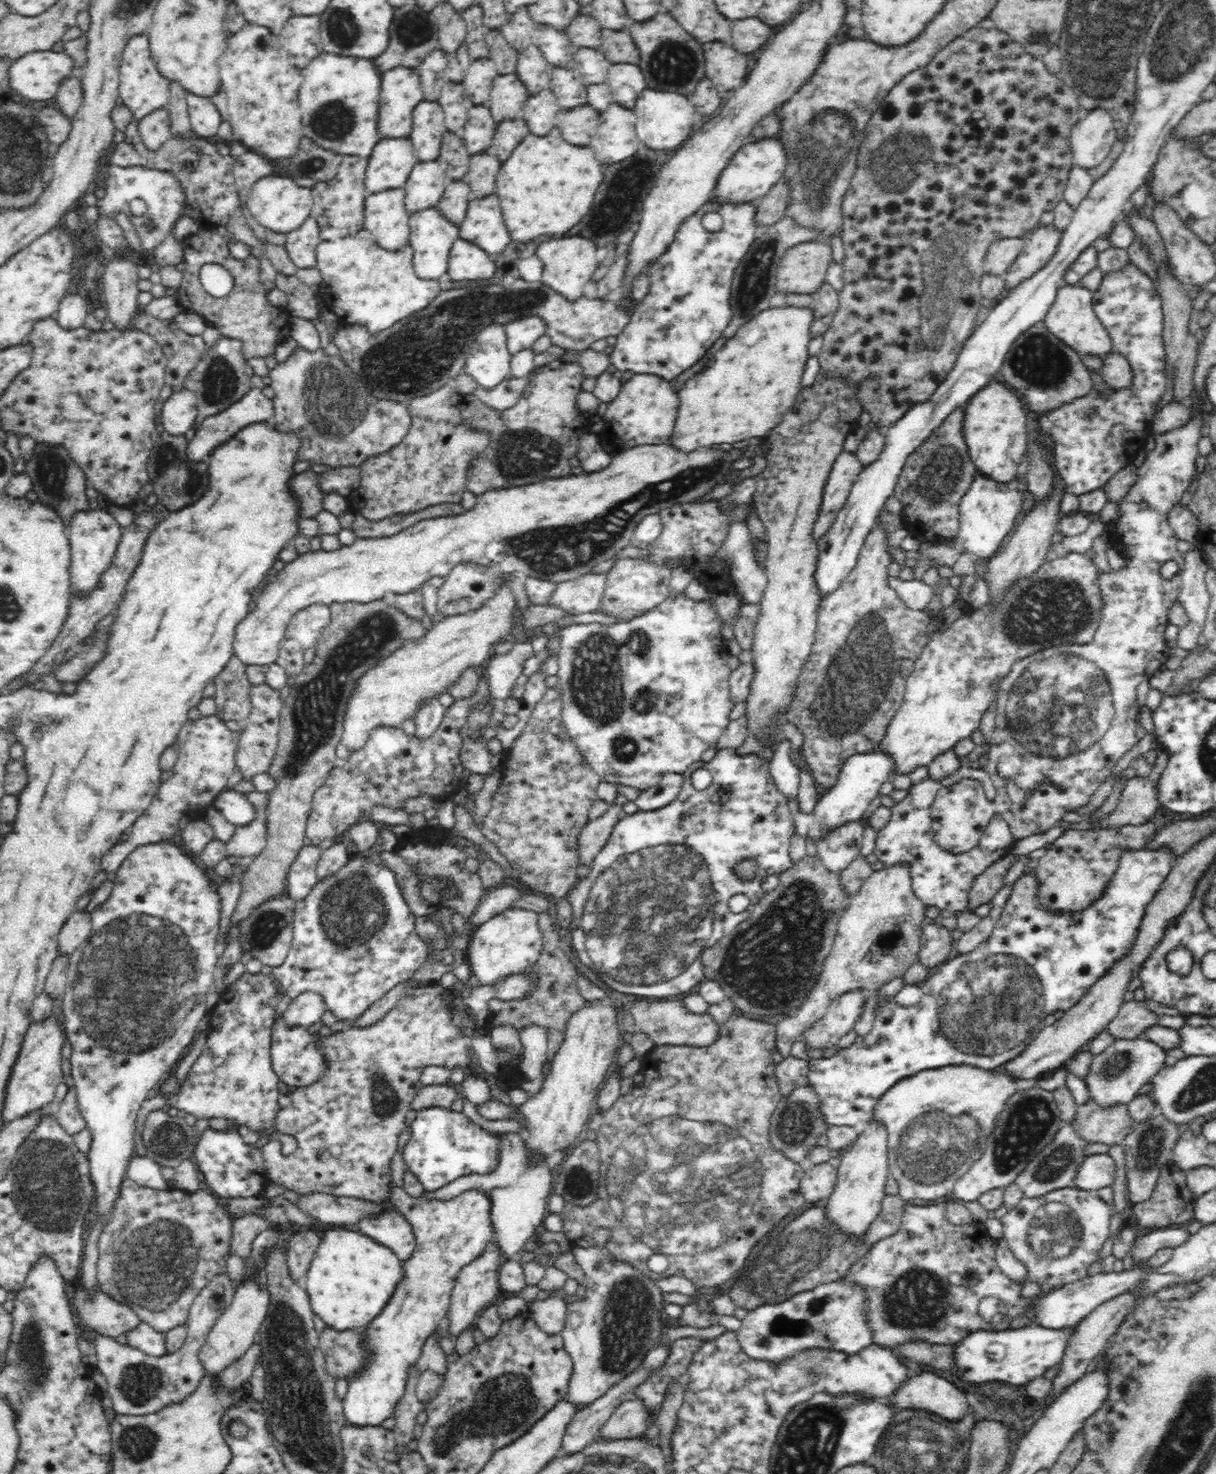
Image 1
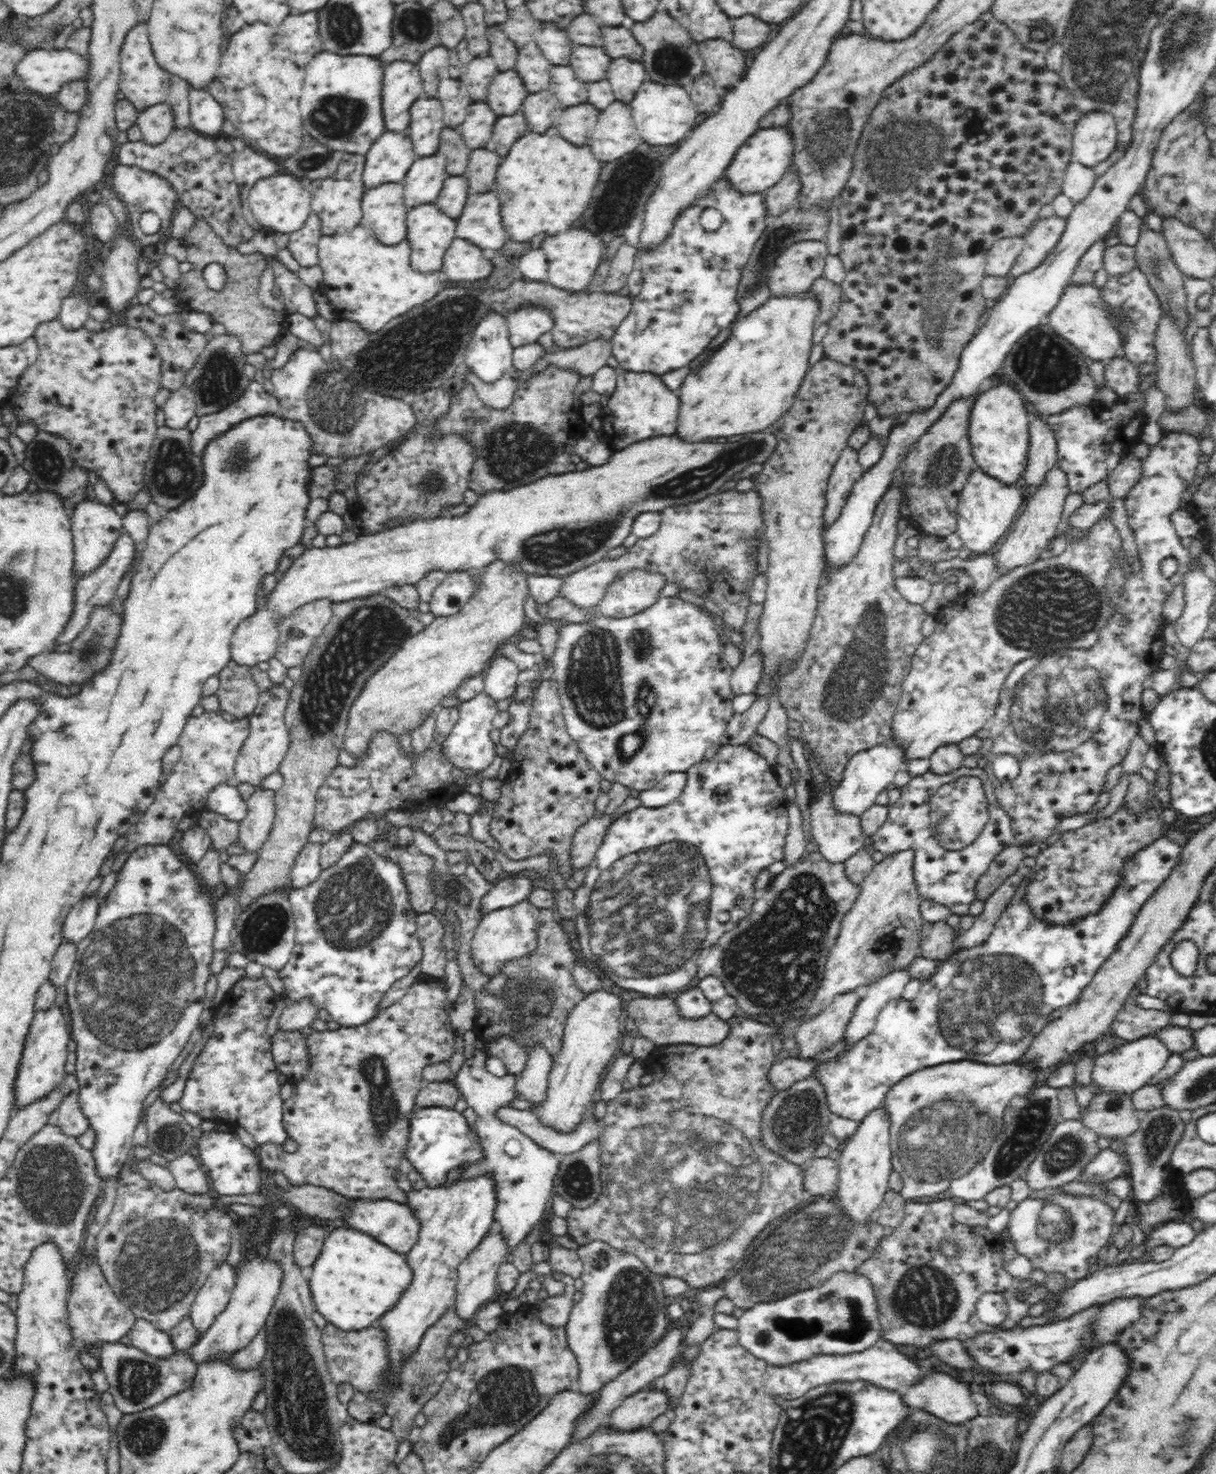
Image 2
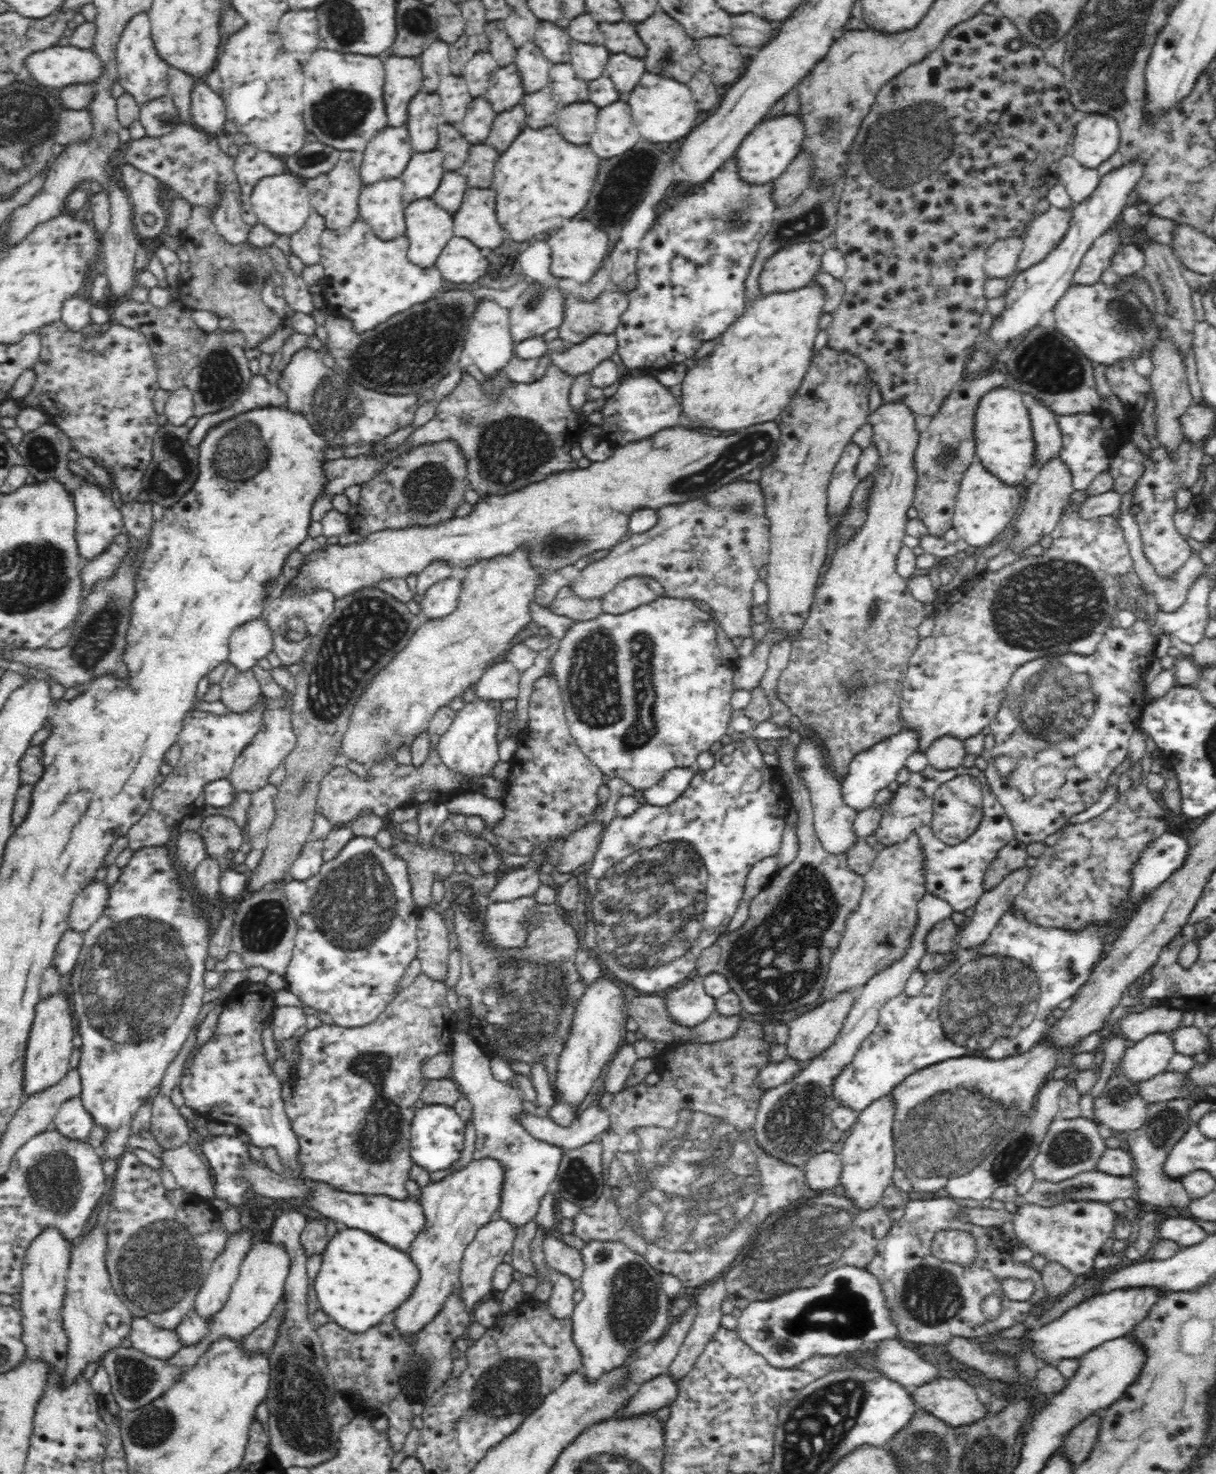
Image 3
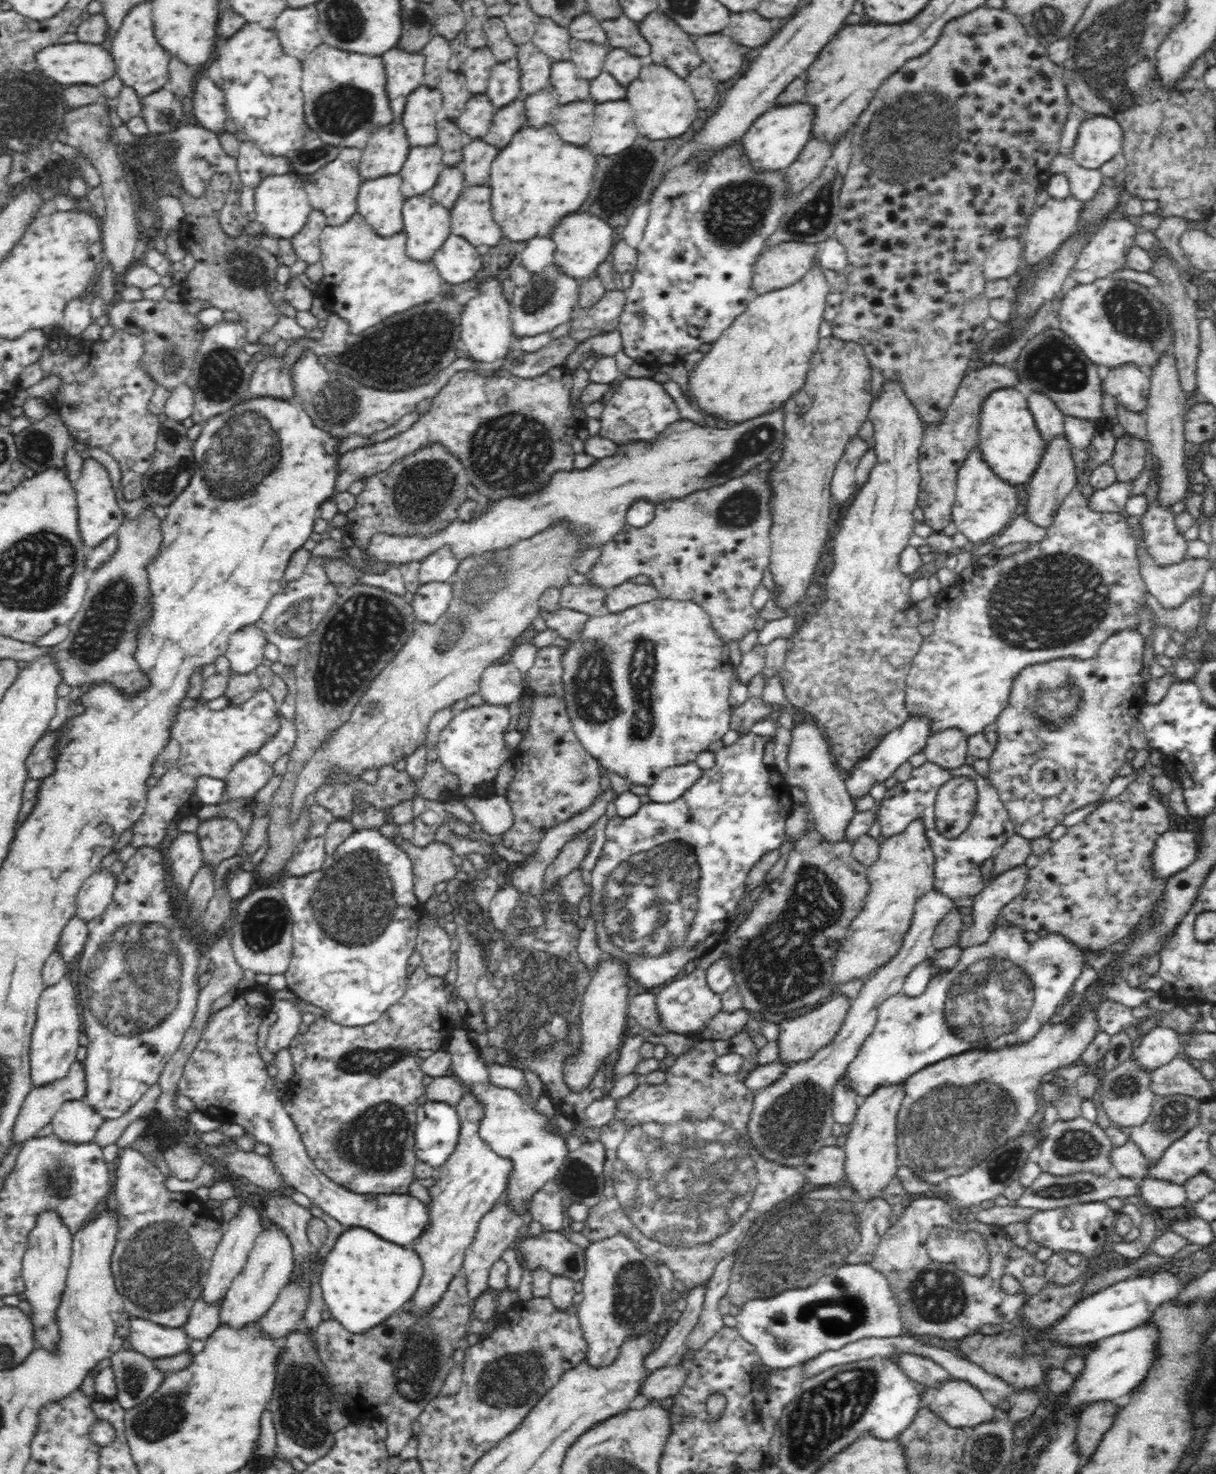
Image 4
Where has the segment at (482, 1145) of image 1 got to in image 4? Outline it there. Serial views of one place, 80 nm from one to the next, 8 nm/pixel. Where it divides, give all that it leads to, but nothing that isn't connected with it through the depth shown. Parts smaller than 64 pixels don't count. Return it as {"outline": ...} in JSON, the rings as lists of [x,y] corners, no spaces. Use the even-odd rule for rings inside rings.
{"outline":[[[427,1102],[417,1105],[414,1152],[419,1163],[440,1169],[454,1154],[461,1131],[455,1106]]]}

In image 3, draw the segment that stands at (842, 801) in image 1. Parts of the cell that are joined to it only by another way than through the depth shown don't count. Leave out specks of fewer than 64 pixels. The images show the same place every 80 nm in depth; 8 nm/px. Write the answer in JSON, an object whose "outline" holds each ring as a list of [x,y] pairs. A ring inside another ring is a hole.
{"outline":[[[903,729],[898,734],[856,754],[842,779],[842,801],[855,811],[872,807],[875,804],[875,794],[887,788],[888,784],[895,780],[899,770],[905,767],[906,759],[916,752],[916,746],[918,746],[918,735],[914,731]]]}

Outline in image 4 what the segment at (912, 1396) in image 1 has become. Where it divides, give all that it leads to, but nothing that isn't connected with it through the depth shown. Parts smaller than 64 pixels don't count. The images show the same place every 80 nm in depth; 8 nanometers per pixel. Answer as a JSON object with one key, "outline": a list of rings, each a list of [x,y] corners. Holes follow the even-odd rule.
{"outline":[[[949,1379],[937,1388],[924,1388],[922,1405],[953,1428],[974,1428],[996,1418],[996,1411],[967,1381]]]}

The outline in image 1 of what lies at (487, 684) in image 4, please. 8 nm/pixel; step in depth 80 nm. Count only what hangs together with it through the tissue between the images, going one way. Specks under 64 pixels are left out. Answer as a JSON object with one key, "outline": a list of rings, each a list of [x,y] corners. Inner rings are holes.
{"outline":[[[514,643],[512,650],[506,654],[495,655],[485,667],[490,685],[490,694],[498,700],[510,698],[516,680],[523,674],[527,658],[534,656],[530,643]]]}

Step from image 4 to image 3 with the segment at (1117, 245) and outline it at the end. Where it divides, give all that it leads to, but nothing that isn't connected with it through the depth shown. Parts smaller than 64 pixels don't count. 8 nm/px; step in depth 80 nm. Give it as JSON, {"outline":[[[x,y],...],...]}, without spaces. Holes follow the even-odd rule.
{"outline":[[[1116,226],[1099,236],[1083,256],[1072,278],[1073,284],[1091,285],[1100,281],[1100,274],[1106,268],[1110,268],[1112,254],[1121,245],[1120,238],[1122,238],[1122,232]]]}

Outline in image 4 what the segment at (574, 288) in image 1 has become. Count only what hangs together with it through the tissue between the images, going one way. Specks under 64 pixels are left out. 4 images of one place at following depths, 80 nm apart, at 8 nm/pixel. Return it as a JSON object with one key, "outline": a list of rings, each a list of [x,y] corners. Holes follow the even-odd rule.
{"outline":[[[572,214],[562,218],[562,222],[552,230],[552,240],[556,242],[556,250],[553,252],[553,264],[570,275],[572,278],[582,280],[596,272],[596,268],[608,258],[613,246],[612,228],[590,214]]]}

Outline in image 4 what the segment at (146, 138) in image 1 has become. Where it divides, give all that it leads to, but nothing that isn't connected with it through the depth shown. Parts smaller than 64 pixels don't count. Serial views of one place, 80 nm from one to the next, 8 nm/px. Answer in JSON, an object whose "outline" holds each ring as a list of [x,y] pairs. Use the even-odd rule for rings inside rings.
{"outline":[[[167,87],[141,98],[145,124],[150,134],[169,133],[182,118],[183,101]]]}

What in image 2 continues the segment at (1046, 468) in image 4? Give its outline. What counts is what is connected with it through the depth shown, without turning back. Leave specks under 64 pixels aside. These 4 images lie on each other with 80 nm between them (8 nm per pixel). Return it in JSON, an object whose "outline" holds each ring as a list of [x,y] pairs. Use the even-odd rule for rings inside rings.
{"outline":[[[1060,467],[1051,468],[1038,490],[1030,496],[1026,502],[1024,512],[1016,517],[1014,530],[1008,534],[1008,538],[1002,542],[998,552],[993,555],[994,567],[998,574],[1006,575],[1007,571],[1015,567],[1025,567],[1027,564],[1035,563],[1041,557],[1042,552],[1050,549],[1050,542],[1055,539],[1056,530],[1062,521],[1062,508],[1064,500],[1070,494],[1069,479]]]}

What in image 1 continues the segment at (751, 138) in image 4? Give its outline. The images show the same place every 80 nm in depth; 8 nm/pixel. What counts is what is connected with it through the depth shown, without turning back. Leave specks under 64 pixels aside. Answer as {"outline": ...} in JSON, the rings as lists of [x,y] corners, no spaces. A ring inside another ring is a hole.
{"outline":[[[777,134],[759,141],[746,142],[722,170],[709,202],[718,208],[726,202],[733,206],[744,206],[746,201],[753,201],[755,198],[760,200],[781,179],[787,162],[786,152],[782,142],[778,141]]]}

